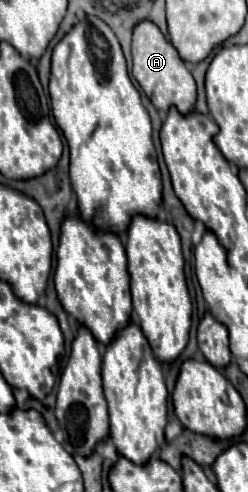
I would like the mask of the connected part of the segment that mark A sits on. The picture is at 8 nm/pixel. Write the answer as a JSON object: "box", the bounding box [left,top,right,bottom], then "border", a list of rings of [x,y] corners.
{"box":[131,20,197,114],"border":[[[143,20],[135,26],[133,30],[133,44],[131,44],[131,54],[133,54],[133,70],[131,74],[143,88],[143,92],[149,96],[153,106],[157,110],[169,110],[169,106],[175,106],[179,112],[187,114],[191,112],[197,90],[195,90],[195,80],[187,68],[187,64],[181,60],[179,52],[173,48],[173,44],[161,34],[159,26],[151,20]]]}

